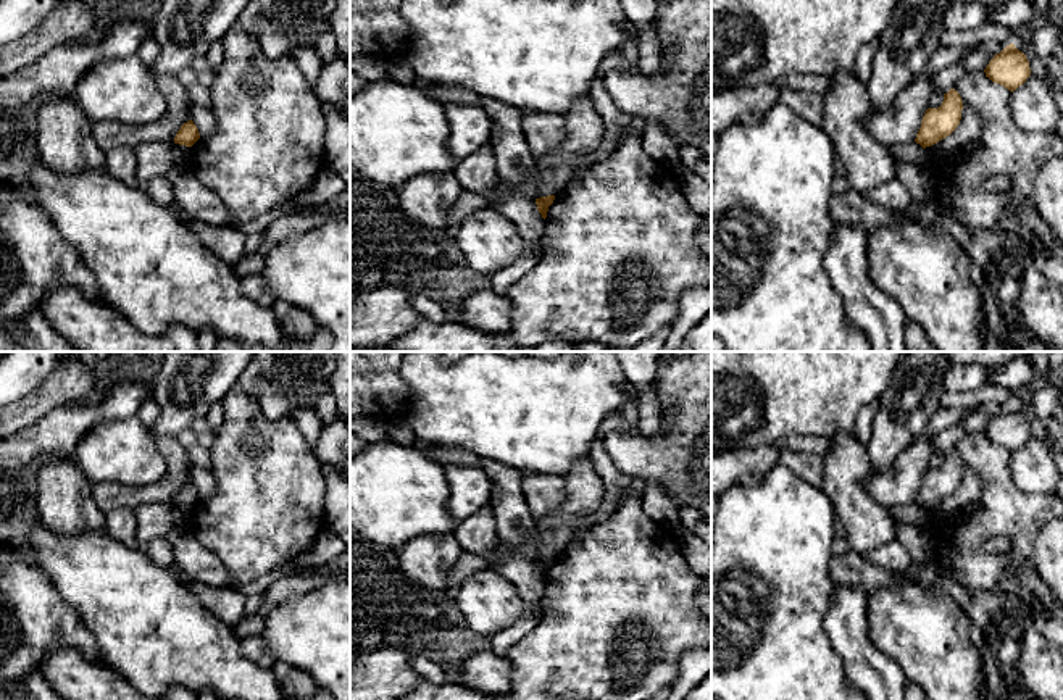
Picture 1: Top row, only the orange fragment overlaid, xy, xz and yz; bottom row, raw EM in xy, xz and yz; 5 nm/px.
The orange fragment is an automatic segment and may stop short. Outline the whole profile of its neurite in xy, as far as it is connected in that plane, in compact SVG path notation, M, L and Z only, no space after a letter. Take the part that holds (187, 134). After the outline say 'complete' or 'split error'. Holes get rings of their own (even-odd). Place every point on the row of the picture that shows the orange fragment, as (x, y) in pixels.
M187 121L181 126L174 137L174 144L192 147L200 139L198 129L194 121Z; complete

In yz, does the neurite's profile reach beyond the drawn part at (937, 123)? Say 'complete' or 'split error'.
complete

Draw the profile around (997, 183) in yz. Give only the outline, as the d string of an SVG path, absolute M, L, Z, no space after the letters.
M995 174L986 181L984 189L987 192L1008 194L1011 190L1011 181L1002 174Z

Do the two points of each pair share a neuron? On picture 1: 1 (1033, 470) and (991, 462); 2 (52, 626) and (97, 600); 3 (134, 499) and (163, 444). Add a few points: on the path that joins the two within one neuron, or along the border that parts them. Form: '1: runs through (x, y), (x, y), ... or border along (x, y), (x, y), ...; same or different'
1: border along (1010, 454), (1012, 479), (1023, 491), (1037, 494); different
2: border along (52, 583), (54, 589), (79, 615), (97, 644); different
3: runs through (152, 494), (173, 474), (173, 462); same

